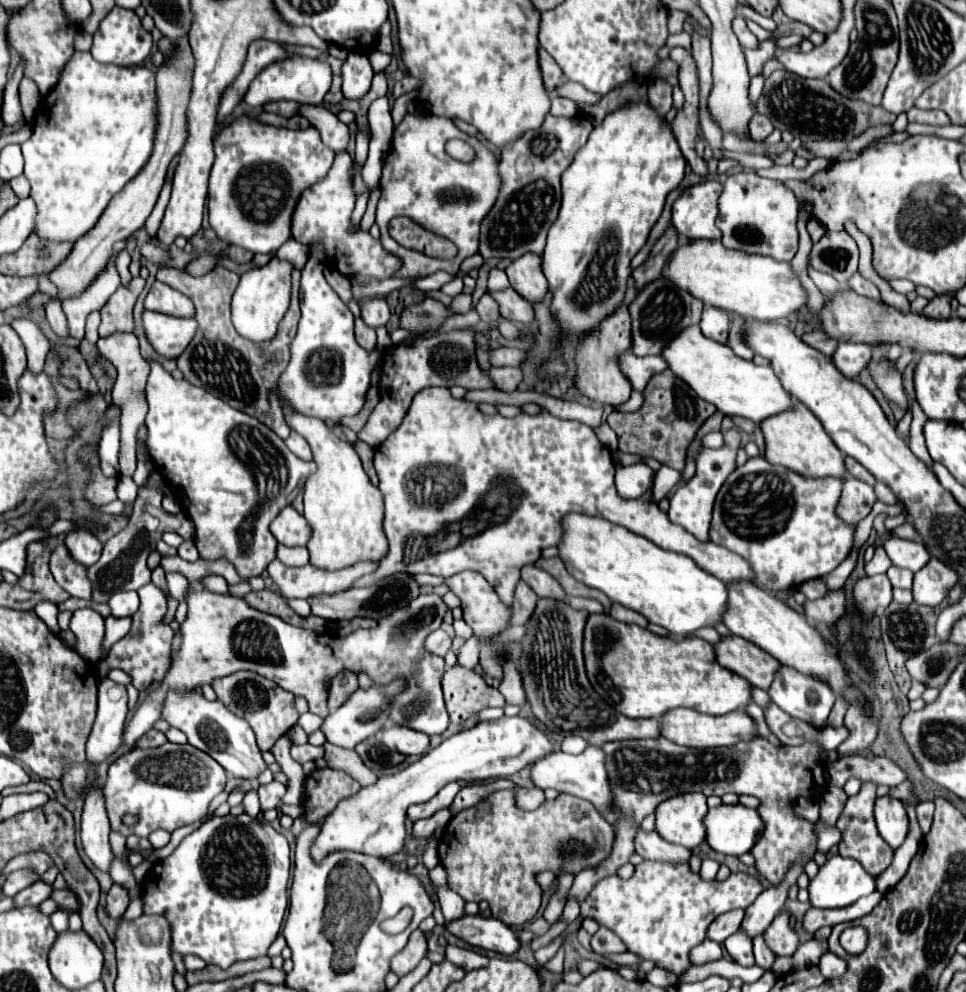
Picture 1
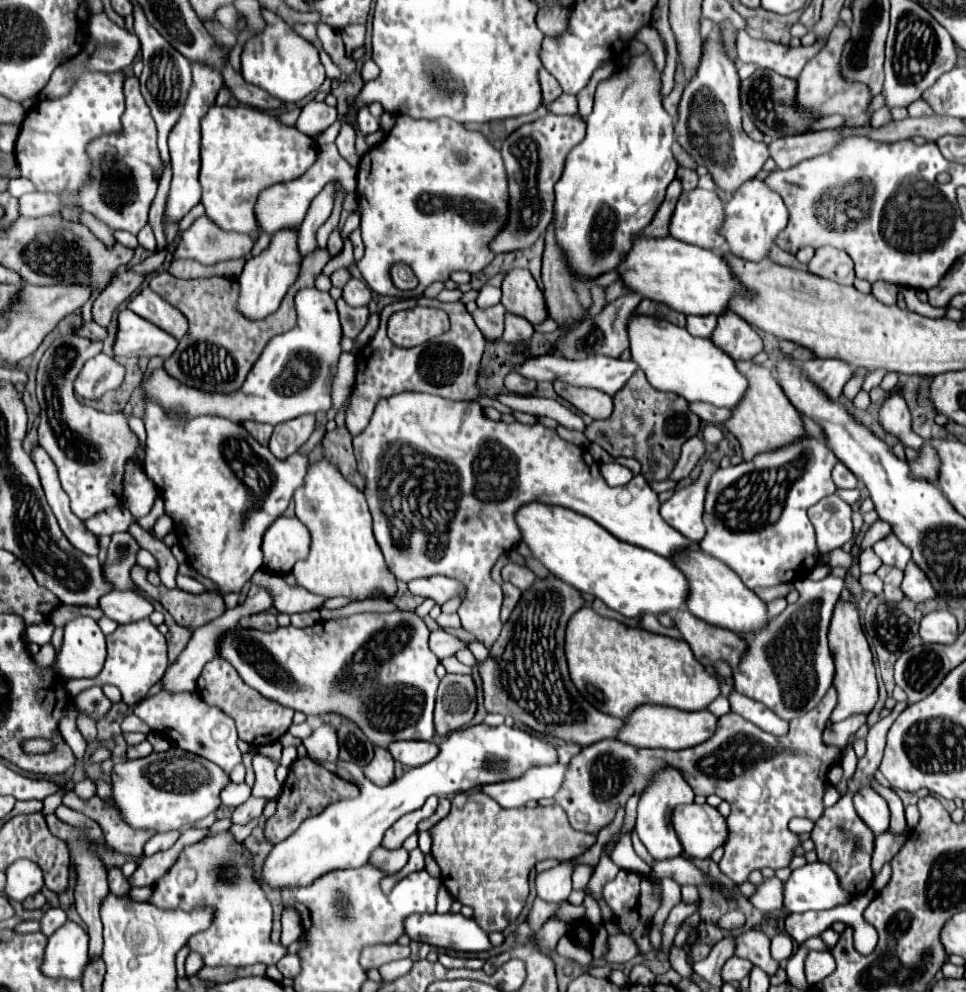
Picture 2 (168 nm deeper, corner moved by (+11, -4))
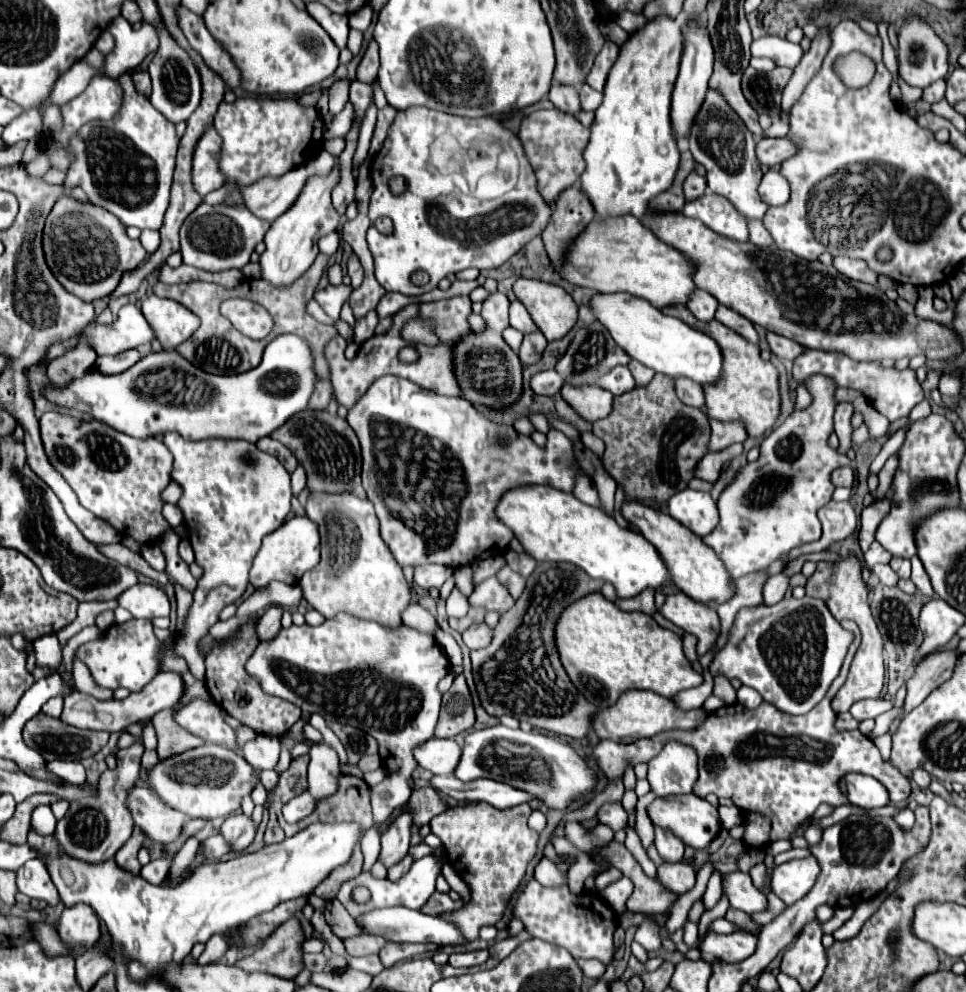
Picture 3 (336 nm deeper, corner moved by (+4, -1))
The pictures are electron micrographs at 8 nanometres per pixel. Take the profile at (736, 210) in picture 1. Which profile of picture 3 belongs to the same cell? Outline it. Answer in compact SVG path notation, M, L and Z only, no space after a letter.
M770 169L764 177L762 183L758 187L760 199L770 205L770 207L780 207L782 203L786 203L790 199L790 187L788 181L774 169Z

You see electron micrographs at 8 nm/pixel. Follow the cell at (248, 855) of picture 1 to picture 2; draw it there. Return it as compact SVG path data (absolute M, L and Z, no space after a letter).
M221 832L213 838L205 838L197 844L187 846L171 870L157 880L155 892L149 902L163 908L185 908L197 904L209 904L215 908L215 918L209 930L195 934L189 942L193 952L199 952L205 960L205 966L251 966L257 962L277 964L285 954L285 946L277 946L269 940L273 910L257 884L253 874L253 856L237 844L229 832Z

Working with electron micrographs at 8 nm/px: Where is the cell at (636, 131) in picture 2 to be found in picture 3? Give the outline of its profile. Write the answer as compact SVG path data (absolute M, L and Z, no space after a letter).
M668 17L652 19L644 29L630 35L628 43L620 47L618 61L614 63L606 87L604 101L596 109L596 117L590 125L590 141L584 149L586 169L578 179L580 191L590 199L594 213L598 219L608 215L634 215L644 217L648 213L648 205L662 191L668 191L674 183L674 175L680 165L680 149L676 143L676 135L670 119L670 101L672 89L678 75L678 63L682 53L682 33L680 23Z

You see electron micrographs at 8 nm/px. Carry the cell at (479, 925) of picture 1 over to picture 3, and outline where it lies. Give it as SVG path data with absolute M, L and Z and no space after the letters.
M386 907L386 909L370 911L362 917L360 925L364 927L366 933L382 935L384 939L394 941L394 943L434 943L434 945L440 945L440 947L466 943L460 927L456 923L446 921L440 915L426 915L422 911L410 911L406 907Z

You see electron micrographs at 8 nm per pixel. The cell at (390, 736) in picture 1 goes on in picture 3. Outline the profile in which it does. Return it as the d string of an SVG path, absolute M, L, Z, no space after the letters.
M432 737L414 749L414 757L434 775L452 775L460 759L460 745L454 739Z

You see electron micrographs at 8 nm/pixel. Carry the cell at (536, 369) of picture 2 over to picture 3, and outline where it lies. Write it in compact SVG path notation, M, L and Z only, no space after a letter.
M614 367L610 369L606 375L602 375L602 379L598 379L598 387L610 391L612 395L622 395L630 389L634 389L634 377L630 373L628 367Z

